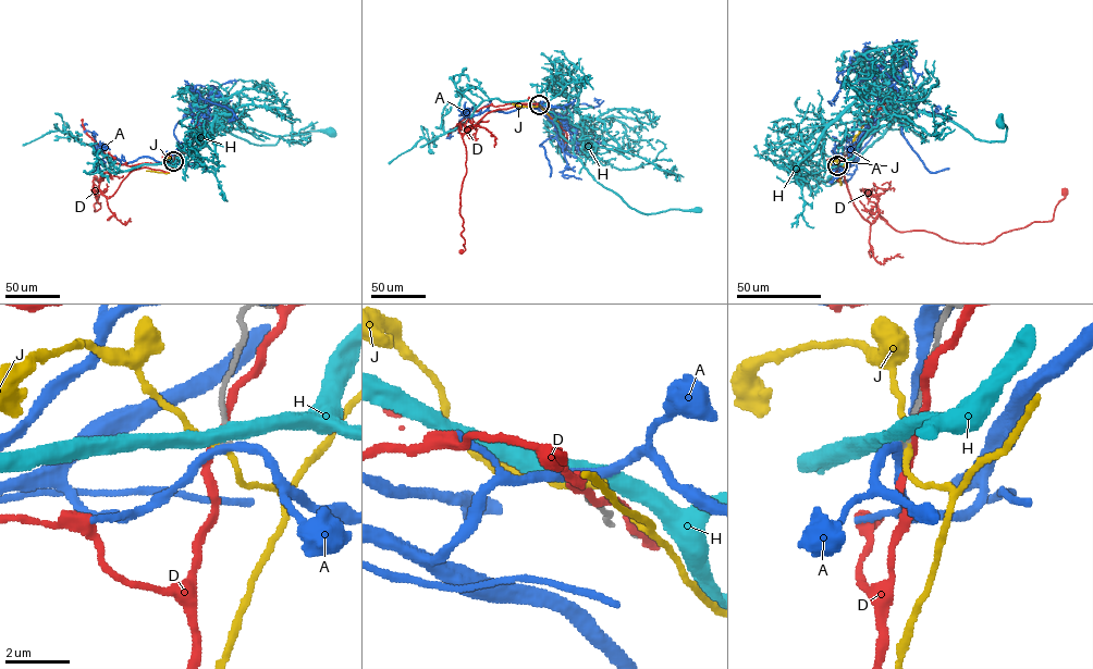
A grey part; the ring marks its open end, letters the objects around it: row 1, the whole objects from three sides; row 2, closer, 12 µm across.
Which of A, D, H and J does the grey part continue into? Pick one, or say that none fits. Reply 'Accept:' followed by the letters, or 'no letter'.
Accept: no letter

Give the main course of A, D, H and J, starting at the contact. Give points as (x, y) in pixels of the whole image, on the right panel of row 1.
A: (837, 165), (840, 170), (854, 152), (888, 93), (904, 137), (924, 166), (933, 172), (948, 168)
D: (838, 164), (836, 178), (864, 220), (955, 243), (1051, 221), (1065, 194)
H: (838, 165), (896, 119), (897, 106), (942, 116), (981, 140), (1004, 141), (1006, 127), (999, 122)
J: (838, 165), (840, 168), (845, 163), (870, 108)

